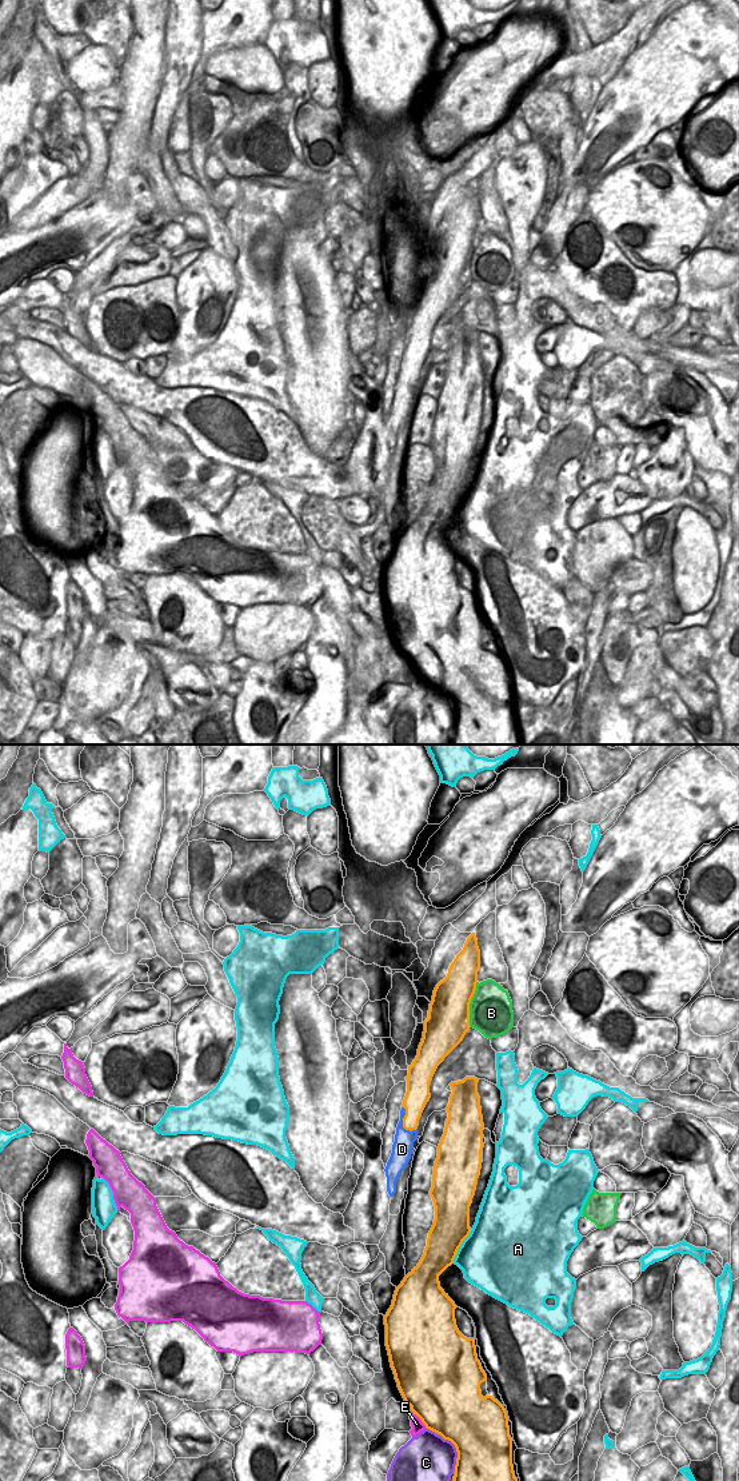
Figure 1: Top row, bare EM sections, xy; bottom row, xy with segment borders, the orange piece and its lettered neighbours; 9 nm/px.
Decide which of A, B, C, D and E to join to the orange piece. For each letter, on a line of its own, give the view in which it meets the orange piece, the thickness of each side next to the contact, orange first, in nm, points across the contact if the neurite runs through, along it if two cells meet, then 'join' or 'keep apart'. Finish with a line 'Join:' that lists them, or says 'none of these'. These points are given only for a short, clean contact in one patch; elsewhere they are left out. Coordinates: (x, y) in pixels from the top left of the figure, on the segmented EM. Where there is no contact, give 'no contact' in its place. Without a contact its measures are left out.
A: xy | 340/500 nm | keep apart
B: xy | 380/380 nm | keep apart
C: xy | 500/420 nm | keep apart
D: xy | 200/190 nm | join
E: xy | 500/110 nm | keep apart
Join: D

